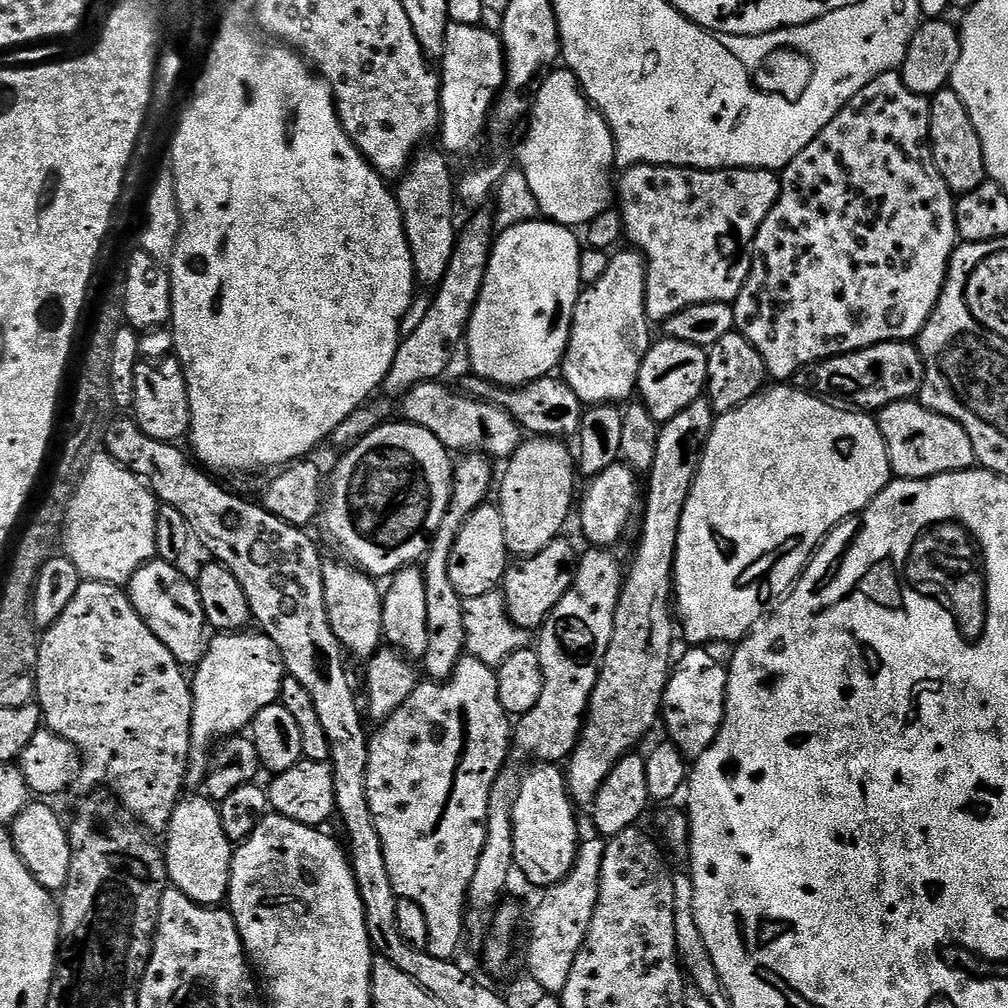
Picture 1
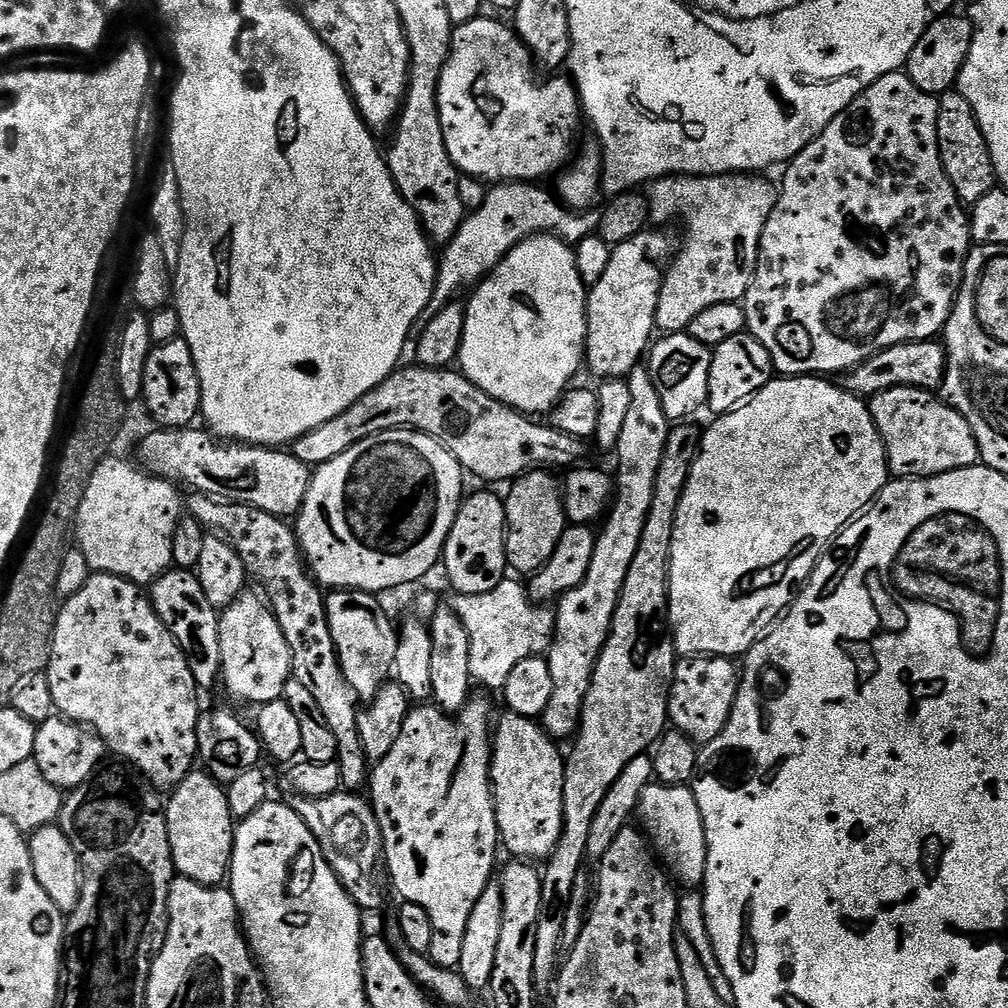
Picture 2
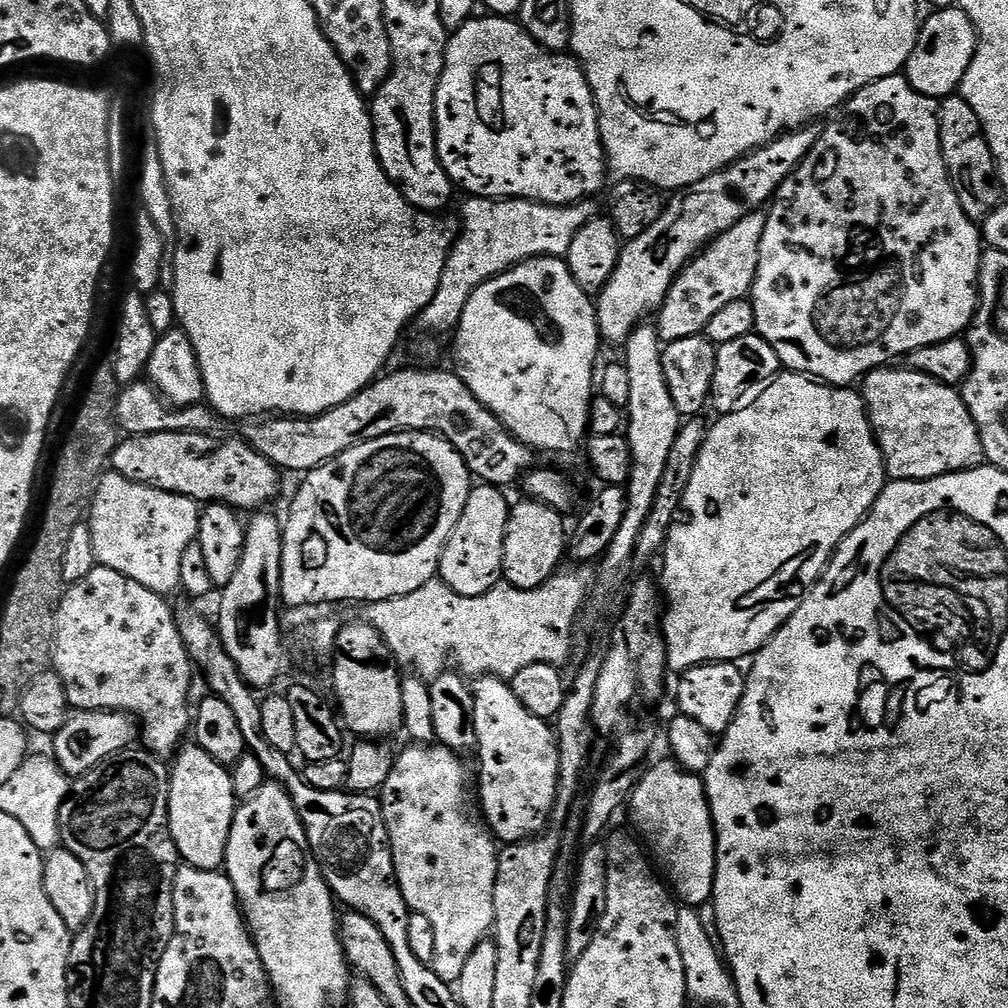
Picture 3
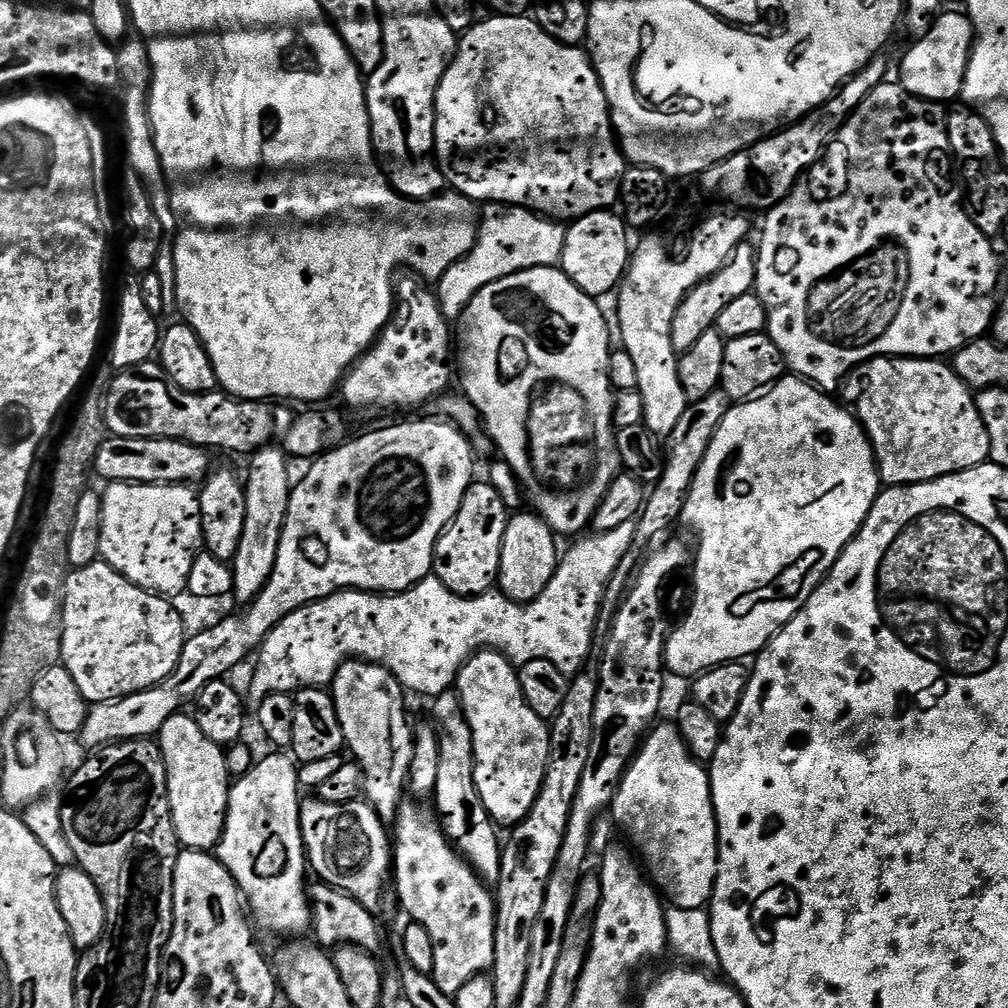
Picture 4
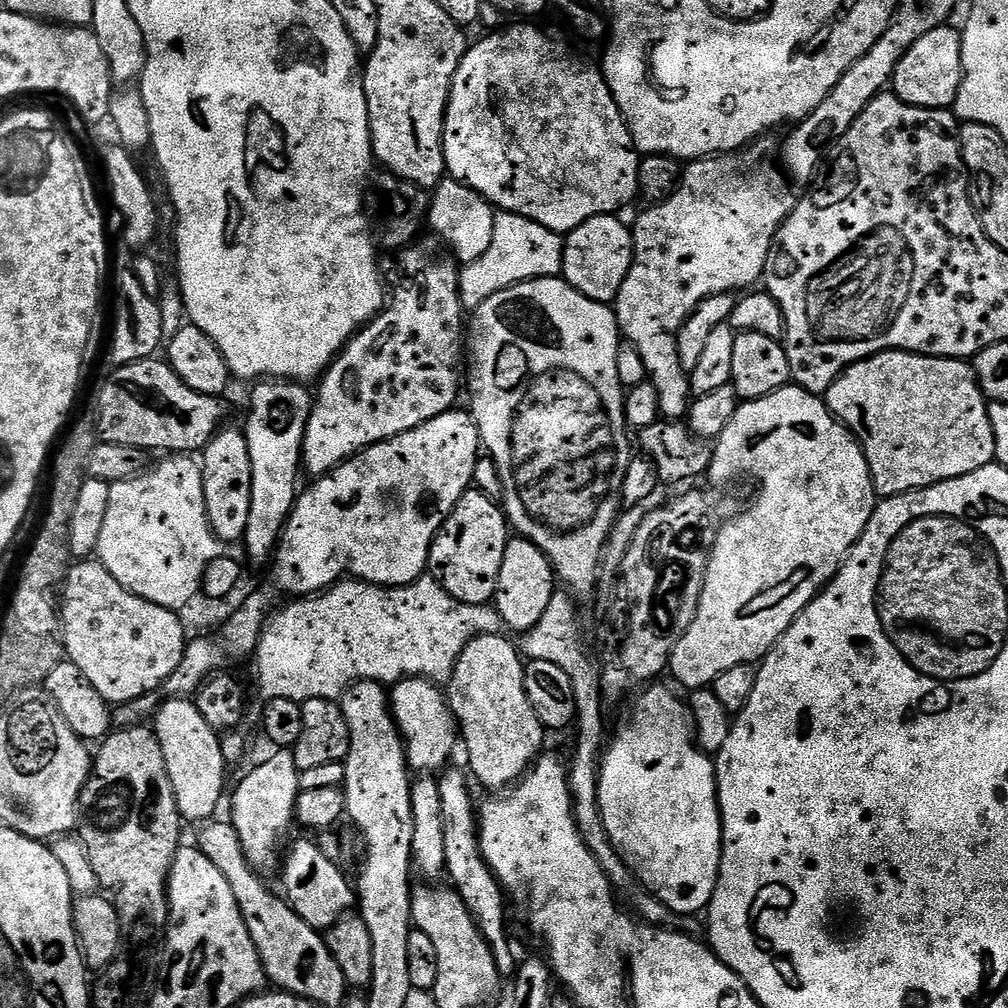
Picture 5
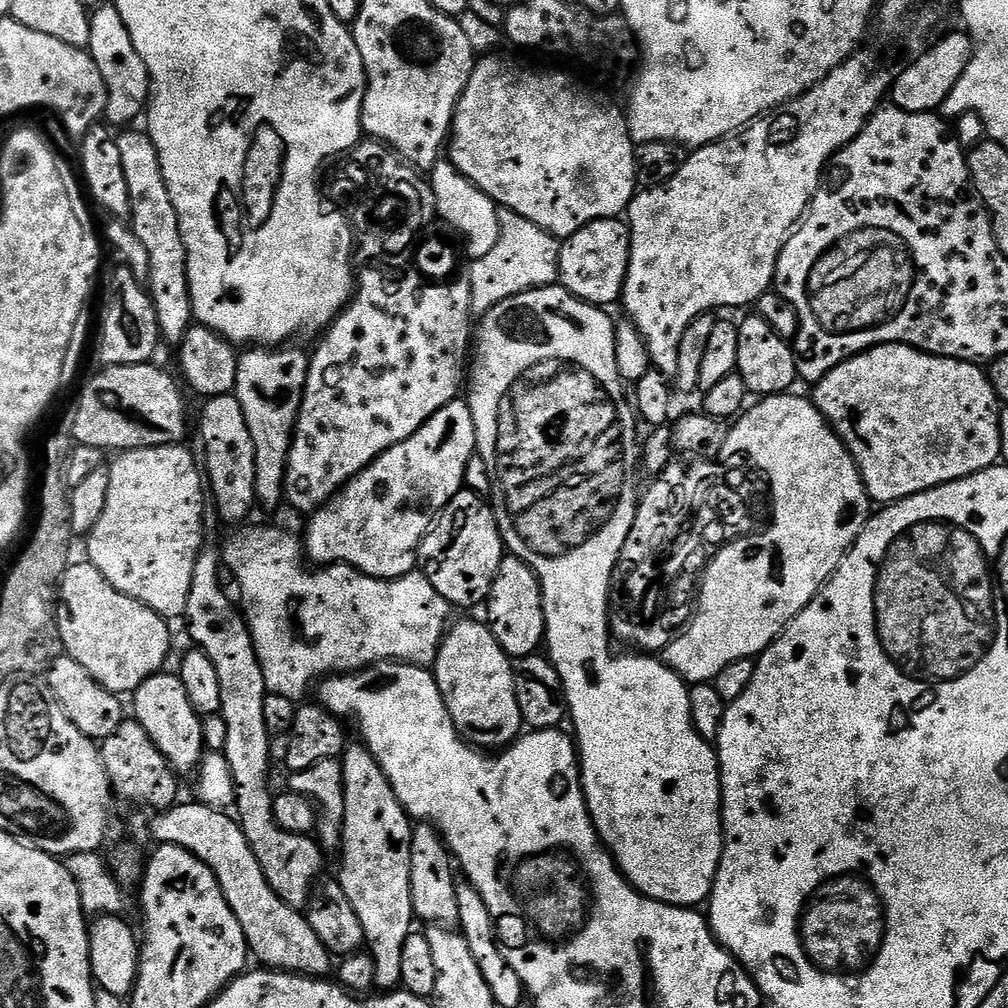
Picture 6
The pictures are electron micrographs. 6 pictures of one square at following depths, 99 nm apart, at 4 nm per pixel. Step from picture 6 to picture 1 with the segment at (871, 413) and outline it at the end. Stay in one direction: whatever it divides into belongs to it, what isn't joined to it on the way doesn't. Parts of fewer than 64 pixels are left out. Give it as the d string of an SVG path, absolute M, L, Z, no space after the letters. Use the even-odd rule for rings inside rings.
M915 399L899 400L879 409L880 433L886 442L893 477L902 480L925 480L947 472L966 472L976 464L970 434L958 422L922 407Z

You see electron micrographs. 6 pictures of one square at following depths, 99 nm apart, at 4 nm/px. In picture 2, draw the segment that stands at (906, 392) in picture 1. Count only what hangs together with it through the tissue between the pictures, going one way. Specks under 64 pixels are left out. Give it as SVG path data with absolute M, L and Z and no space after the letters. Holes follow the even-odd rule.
M935 339L912 340L909 344L890 346L862 362L843 377L842 387L861 398L871 398L895 388L921 388L936 392L944 383L946 354L943 343Z

